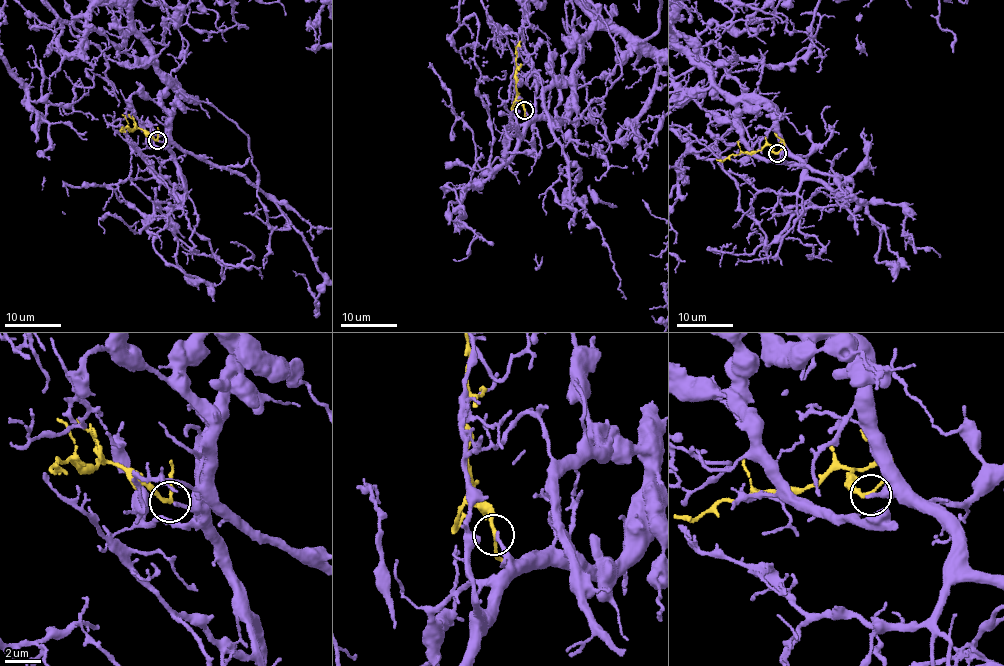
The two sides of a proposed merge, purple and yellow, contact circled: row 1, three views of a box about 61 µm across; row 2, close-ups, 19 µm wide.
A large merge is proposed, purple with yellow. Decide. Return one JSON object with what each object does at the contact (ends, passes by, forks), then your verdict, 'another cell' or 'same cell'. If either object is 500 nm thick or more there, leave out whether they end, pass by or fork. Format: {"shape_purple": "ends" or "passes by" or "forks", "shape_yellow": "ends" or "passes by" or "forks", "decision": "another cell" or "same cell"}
{"shape_purple": "ends", "shape_yellow": "passes by", "decision": "same cell"}

